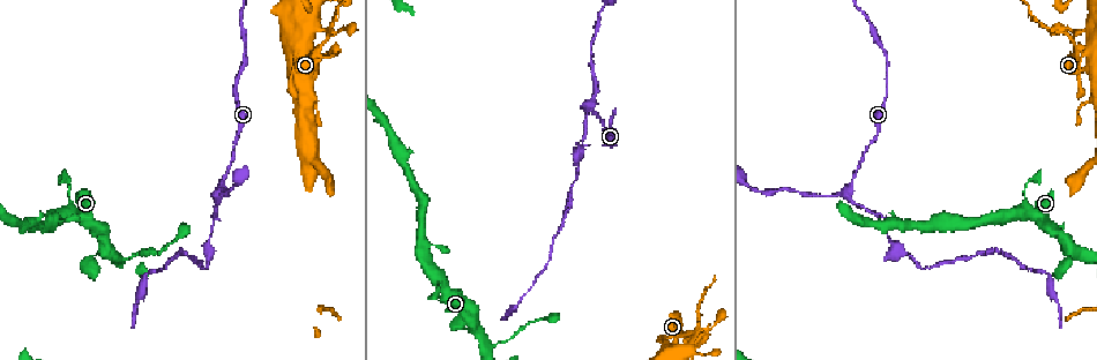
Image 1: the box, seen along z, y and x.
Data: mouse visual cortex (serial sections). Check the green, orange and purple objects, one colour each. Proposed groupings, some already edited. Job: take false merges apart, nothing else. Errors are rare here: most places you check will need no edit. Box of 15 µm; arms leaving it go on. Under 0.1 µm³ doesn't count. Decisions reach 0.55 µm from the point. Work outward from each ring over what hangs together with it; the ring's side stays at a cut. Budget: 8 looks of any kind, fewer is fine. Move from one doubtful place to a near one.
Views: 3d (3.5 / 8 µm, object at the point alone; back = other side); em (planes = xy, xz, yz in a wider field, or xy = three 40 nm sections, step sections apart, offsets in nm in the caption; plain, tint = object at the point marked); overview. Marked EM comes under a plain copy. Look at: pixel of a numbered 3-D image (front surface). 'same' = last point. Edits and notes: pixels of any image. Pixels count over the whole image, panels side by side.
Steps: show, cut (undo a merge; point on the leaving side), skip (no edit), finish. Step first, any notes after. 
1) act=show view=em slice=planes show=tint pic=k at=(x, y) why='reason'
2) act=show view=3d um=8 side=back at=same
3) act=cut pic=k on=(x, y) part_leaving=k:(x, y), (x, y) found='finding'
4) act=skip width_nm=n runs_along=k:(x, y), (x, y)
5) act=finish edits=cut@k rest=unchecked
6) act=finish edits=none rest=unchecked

act=show view=3d um=3.5 side=back pic=1 at=(1068, 262) why='calibre changes'

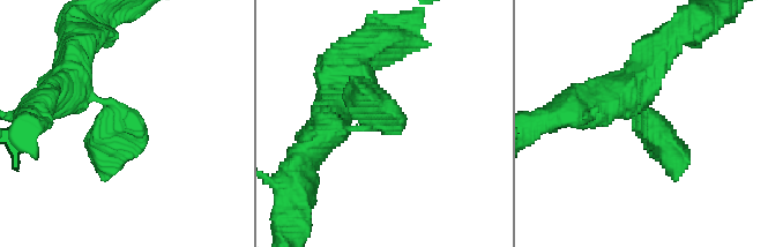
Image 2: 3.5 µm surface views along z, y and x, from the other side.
act=show view=em slice=xy step=1 show=tint pic=2 at=(649, 121) why='shape alone is not enough'

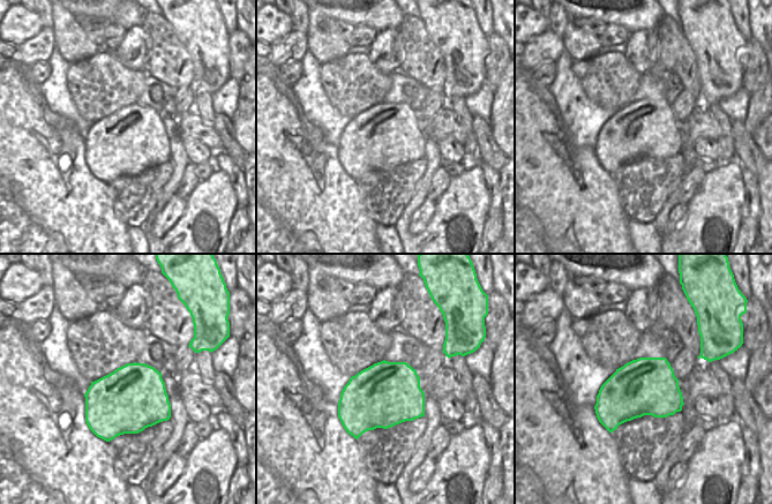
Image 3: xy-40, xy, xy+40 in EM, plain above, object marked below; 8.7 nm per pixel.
act=skip runs_along=2:(68, 75), (111, 114), (104, 178) found='continuous, no second cell'

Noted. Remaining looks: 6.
act=show view=3d um=3.5 pic=1 at=(444, 286) why='sudden change in width'

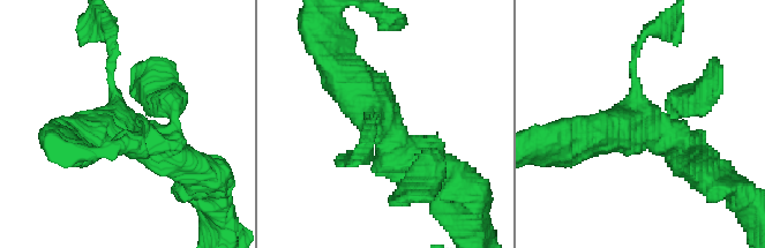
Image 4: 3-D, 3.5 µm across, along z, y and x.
act=show view=em slice=xy step=5 show=tint pic=4 at=(382, 120)

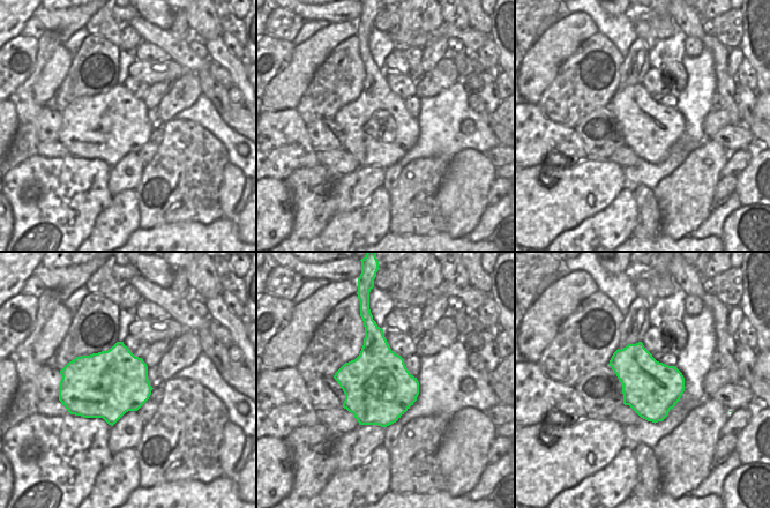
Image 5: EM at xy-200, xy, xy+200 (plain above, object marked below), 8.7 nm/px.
act=skip runs_along=4:(433, 155), (394, 145), (334, 62) found='all the same cell'

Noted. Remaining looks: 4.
act=show view=3d um=8 pic=1 at=(593, 106) why='three-way junction'

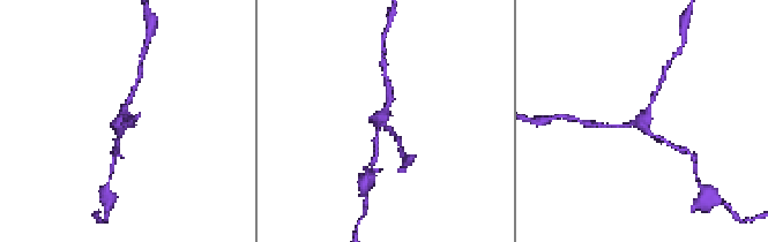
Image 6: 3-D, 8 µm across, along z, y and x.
act=show view=3d um=3.5 pic=6 at=(640, 118)

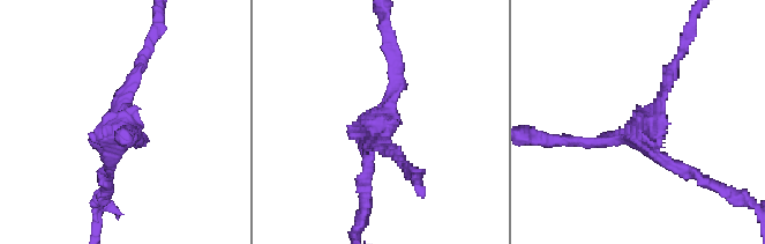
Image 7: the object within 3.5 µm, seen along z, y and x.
act=show view=em slice=xy step=5 show=tint pic=7 at=(643, 130) arms=3 arm_widths_nm=150,150,200 why='need the tissue'

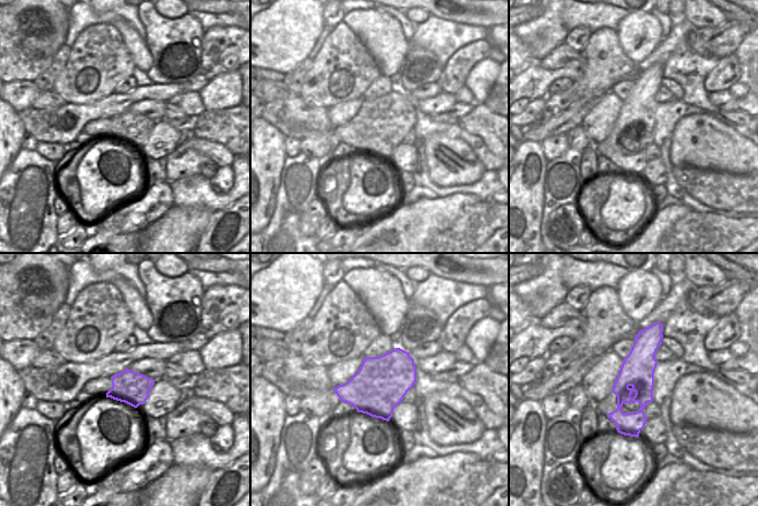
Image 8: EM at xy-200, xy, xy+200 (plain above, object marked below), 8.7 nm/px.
act=cut pic=7 on=(100, 179) width_nm=460 part_leaving=7:(126, 103), (107, 174) found='a second cell is stuck on'

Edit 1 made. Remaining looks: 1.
act=finish edits=cut@7 rest=unchecked

